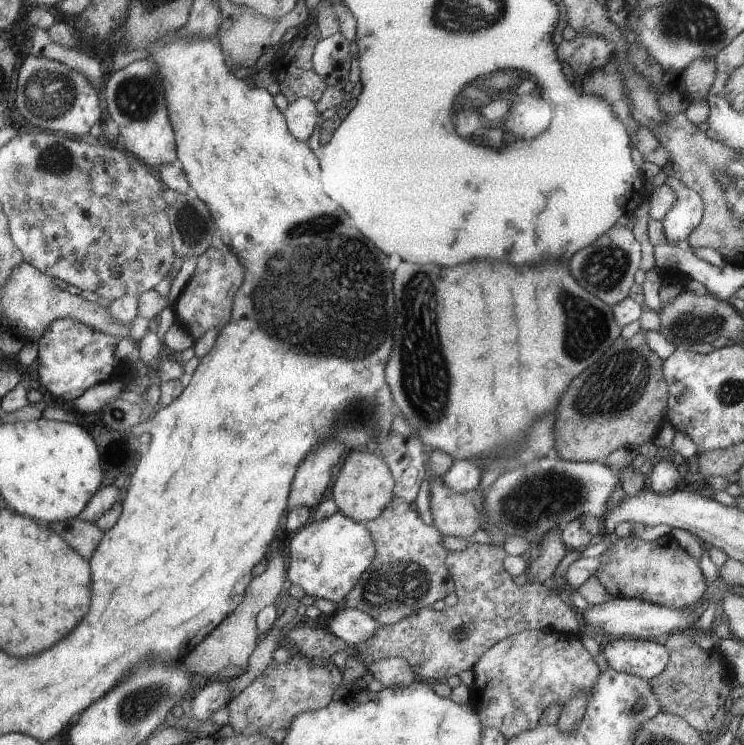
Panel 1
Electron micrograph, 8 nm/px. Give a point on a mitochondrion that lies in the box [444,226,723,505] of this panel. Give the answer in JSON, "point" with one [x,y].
{"point":[616,386]}

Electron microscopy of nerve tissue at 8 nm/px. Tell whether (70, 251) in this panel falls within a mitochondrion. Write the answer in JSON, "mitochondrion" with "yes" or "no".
{"mitochondrion":"no"}

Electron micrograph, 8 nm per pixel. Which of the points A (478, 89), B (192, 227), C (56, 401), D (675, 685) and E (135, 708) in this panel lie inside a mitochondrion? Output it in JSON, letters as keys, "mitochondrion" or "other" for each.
{"A":"mitochondrion","B":"mitochondrion","C":"other","D":"mitochondrion","E":"mitochondrion"}

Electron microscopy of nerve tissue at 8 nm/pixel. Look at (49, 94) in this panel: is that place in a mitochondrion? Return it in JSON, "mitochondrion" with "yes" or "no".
{"mitochondrion":"yes"}

